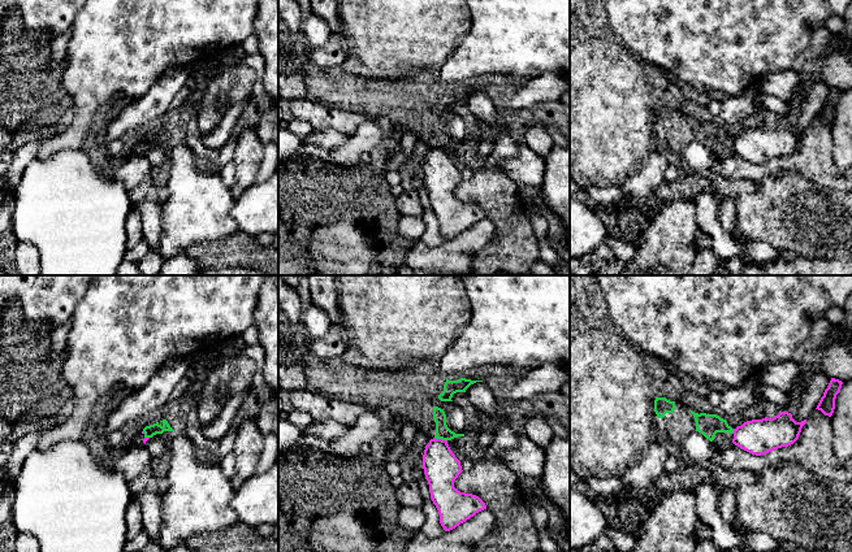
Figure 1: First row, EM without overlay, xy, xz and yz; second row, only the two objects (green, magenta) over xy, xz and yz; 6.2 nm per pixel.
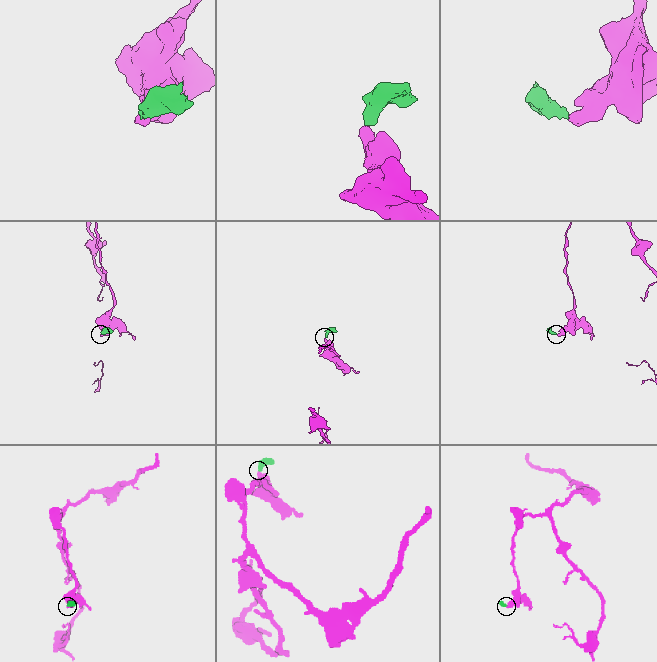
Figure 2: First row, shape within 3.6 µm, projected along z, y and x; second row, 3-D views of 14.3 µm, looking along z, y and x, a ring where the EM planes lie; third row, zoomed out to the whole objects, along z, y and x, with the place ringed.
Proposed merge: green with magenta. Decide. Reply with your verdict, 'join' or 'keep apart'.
keep apart

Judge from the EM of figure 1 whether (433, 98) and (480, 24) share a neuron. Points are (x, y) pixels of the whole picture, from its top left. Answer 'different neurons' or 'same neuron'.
different neurons

